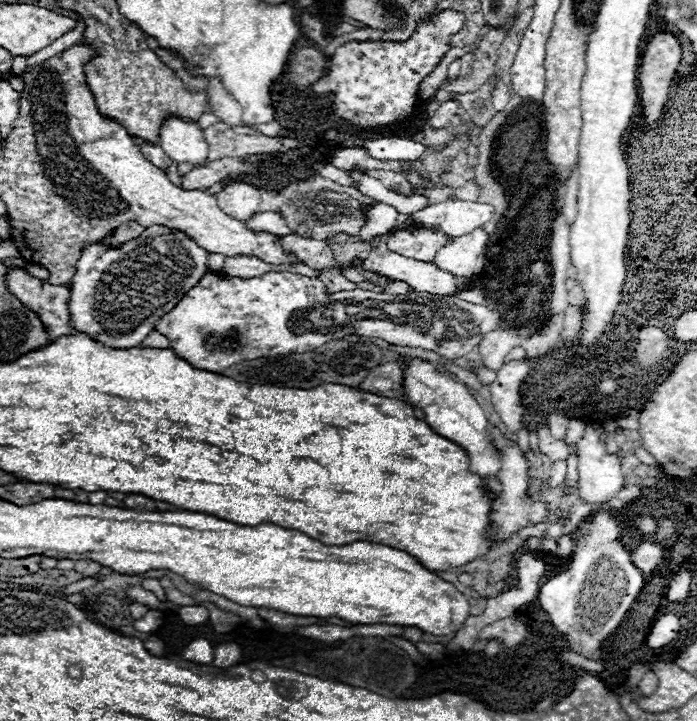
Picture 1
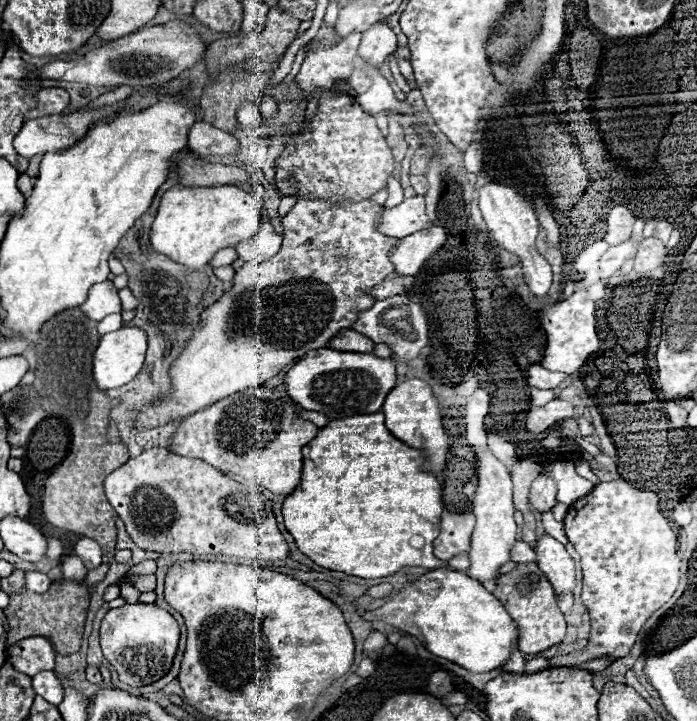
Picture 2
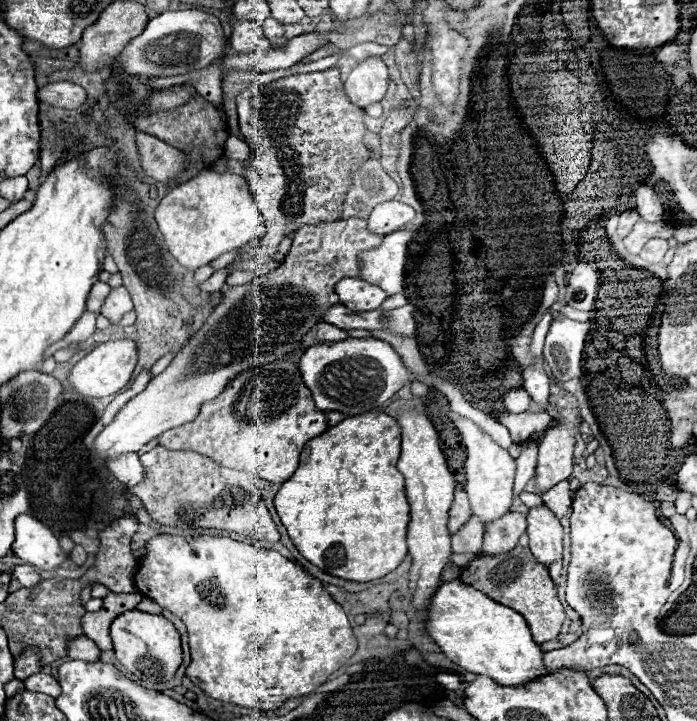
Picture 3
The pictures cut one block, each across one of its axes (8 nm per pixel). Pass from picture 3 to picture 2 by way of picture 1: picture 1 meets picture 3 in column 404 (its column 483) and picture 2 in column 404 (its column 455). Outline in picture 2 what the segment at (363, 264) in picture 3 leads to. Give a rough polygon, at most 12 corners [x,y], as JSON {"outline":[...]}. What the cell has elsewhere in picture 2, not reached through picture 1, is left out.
{"outline":[[432,226],[400,238],[390,252],[398,274],[416,276],[446,244]]}

